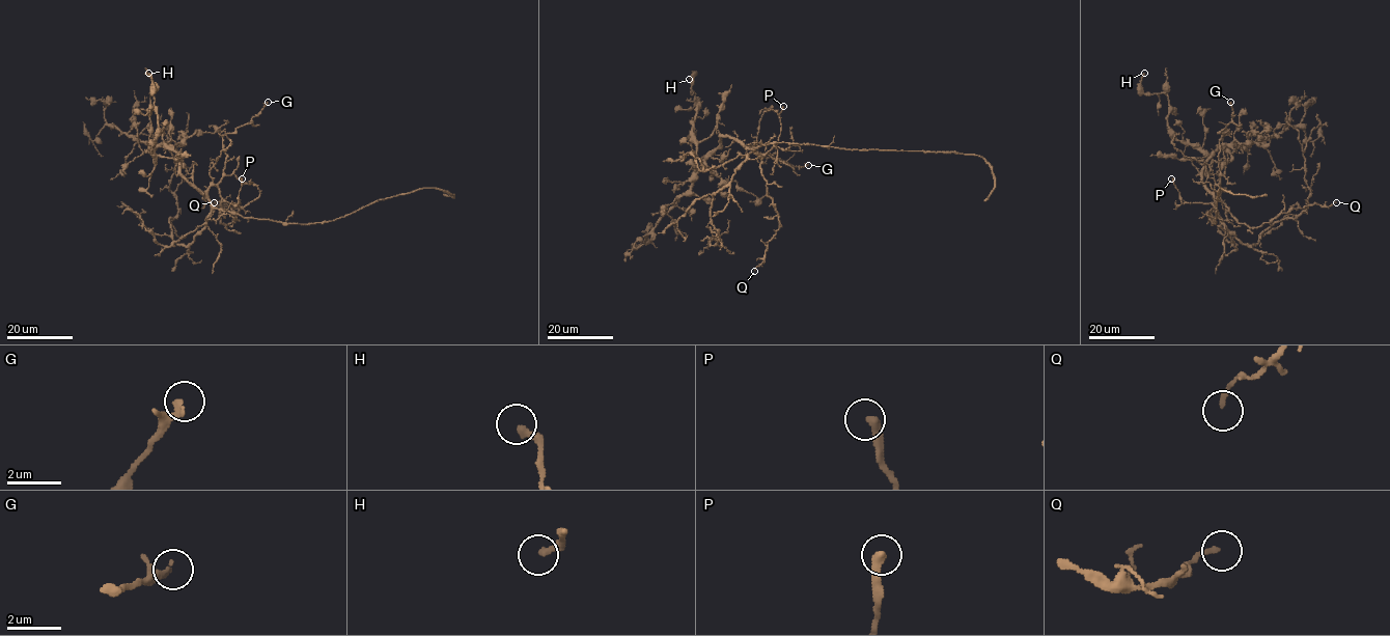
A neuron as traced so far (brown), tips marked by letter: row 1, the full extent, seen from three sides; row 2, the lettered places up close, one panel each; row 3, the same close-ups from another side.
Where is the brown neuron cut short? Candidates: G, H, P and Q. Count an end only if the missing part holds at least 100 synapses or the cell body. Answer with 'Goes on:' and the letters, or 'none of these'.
Goes on: none of these

